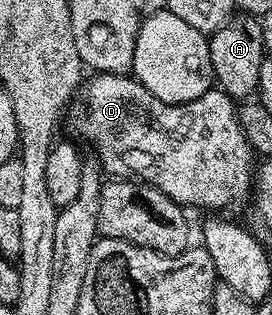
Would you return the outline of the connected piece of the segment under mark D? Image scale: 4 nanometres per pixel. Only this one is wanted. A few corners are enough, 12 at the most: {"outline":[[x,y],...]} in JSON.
{"outline":[[97,72],[72,128],[109,177],[181,206],[249,203],[254,151],[213,86],[160,101]]}

